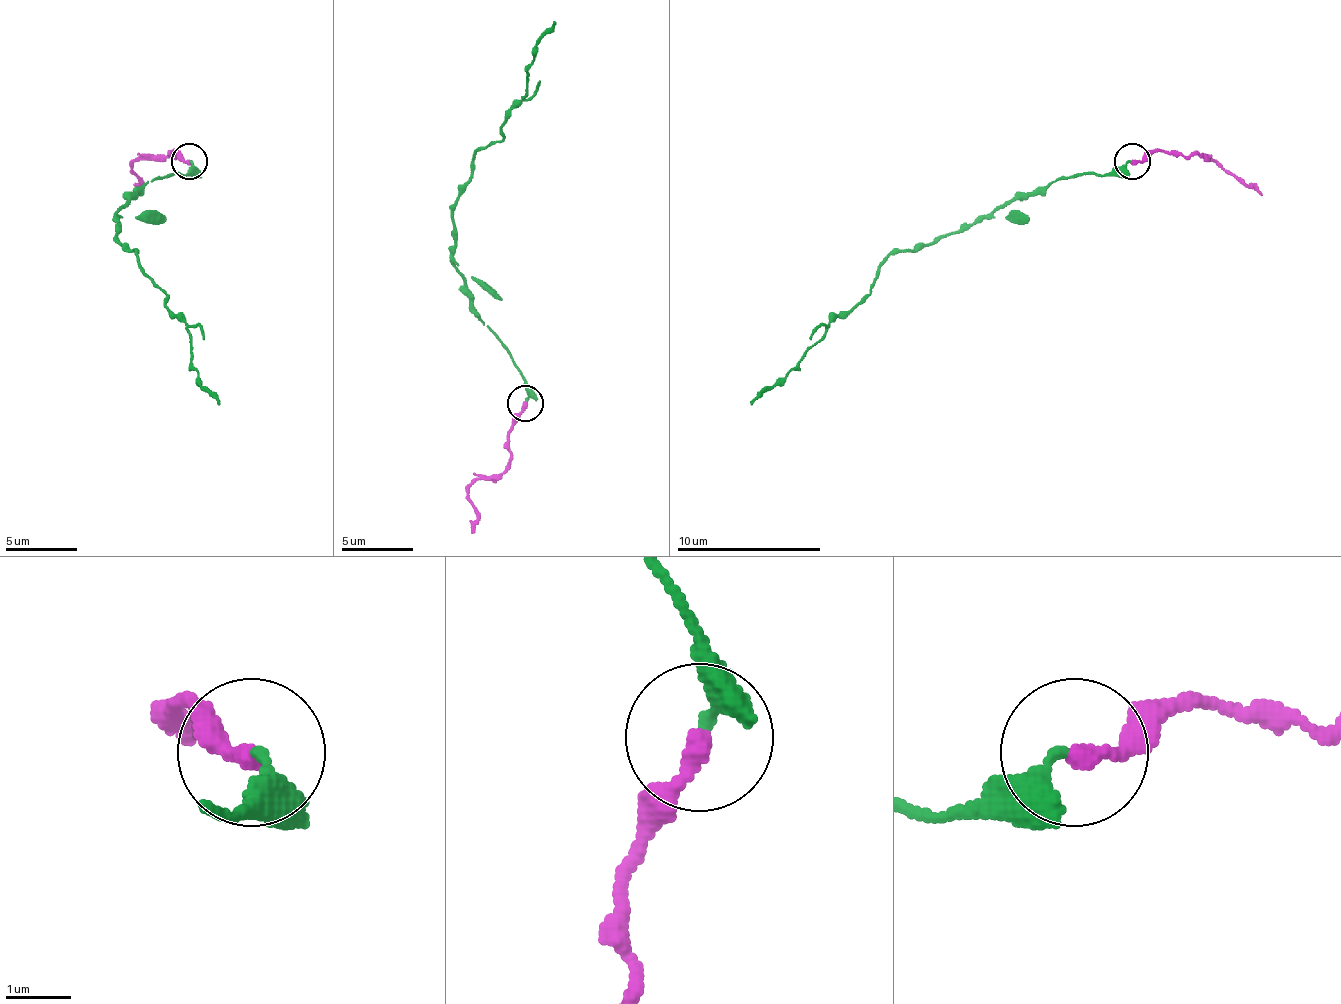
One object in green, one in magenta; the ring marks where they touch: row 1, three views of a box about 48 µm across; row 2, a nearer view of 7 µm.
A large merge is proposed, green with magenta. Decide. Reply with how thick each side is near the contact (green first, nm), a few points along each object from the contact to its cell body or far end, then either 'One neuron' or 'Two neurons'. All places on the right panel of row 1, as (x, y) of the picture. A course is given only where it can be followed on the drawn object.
Thickness 260 nm (green) against 280 nm. Course of green: (1131, 160), (1098, 175), (1055, 178), (907, 250), (896, 250), (878, 268), (868, 294), (828, 326), (752, 405). Course of magenta: (1131, 160), (1142, 160), (1156, 149), (1192, 157), (1207, 153), (1217, 164), (1243, 178), (1261, 196). Two neurons

